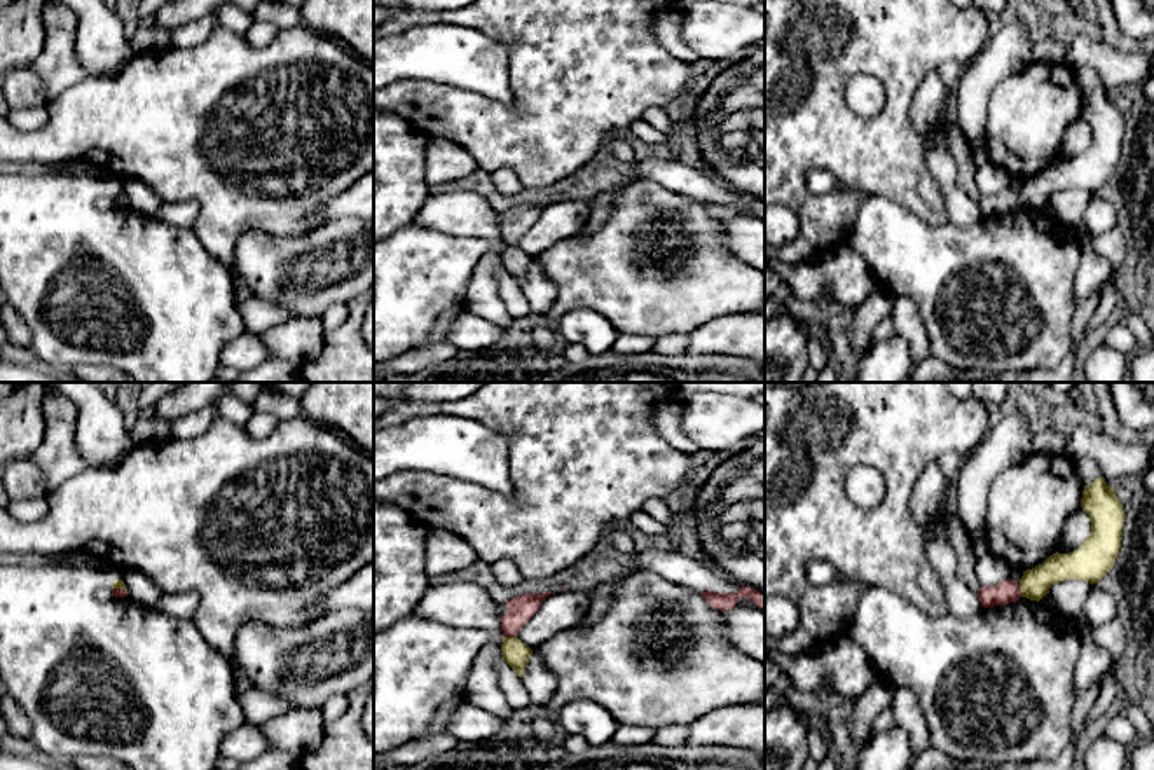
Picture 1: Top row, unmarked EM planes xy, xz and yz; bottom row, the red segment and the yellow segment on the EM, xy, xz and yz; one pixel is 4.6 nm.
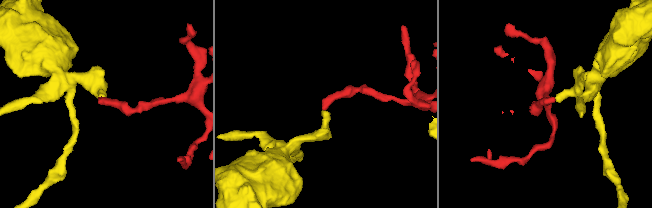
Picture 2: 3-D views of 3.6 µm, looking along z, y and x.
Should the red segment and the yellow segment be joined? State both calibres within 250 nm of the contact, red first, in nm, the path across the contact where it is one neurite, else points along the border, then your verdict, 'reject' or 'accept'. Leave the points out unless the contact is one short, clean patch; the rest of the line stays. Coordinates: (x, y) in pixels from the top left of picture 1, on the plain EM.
120/120 nm | along xz (503, 245), (515, 247) | reject

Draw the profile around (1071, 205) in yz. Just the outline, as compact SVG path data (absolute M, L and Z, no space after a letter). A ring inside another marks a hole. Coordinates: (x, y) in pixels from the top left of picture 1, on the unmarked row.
M1067 189L1051 194L1049 203L1056 210L1056 217L1074 232L1084 227L1082 217L1089 204L1091 192L1084 189Z

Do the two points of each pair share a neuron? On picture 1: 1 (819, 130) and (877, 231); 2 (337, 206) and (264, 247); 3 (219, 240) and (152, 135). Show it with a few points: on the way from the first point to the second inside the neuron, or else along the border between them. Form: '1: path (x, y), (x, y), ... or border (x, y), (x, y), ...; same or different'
1: border (901, 205), (868, 196), (845, 241); different
2: border (355, 217), (330, 220), (313, 231); different
3: path (219, 213), (219, 198), (178, 158); same

